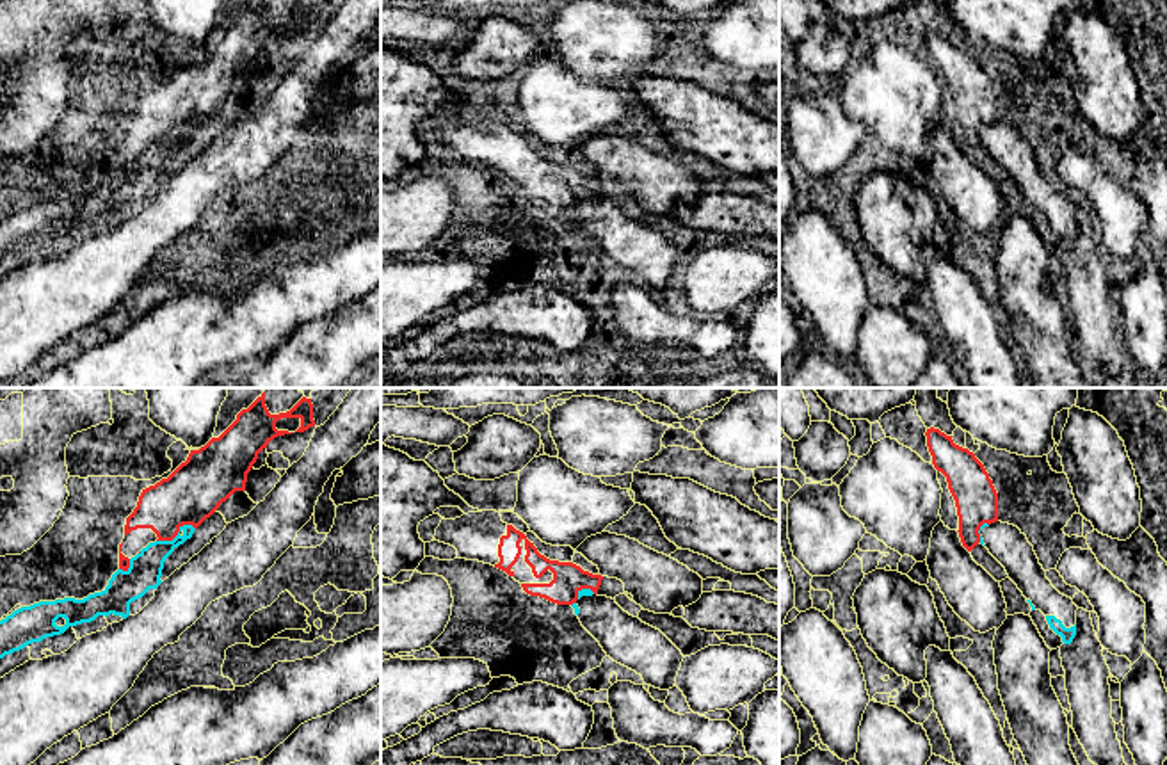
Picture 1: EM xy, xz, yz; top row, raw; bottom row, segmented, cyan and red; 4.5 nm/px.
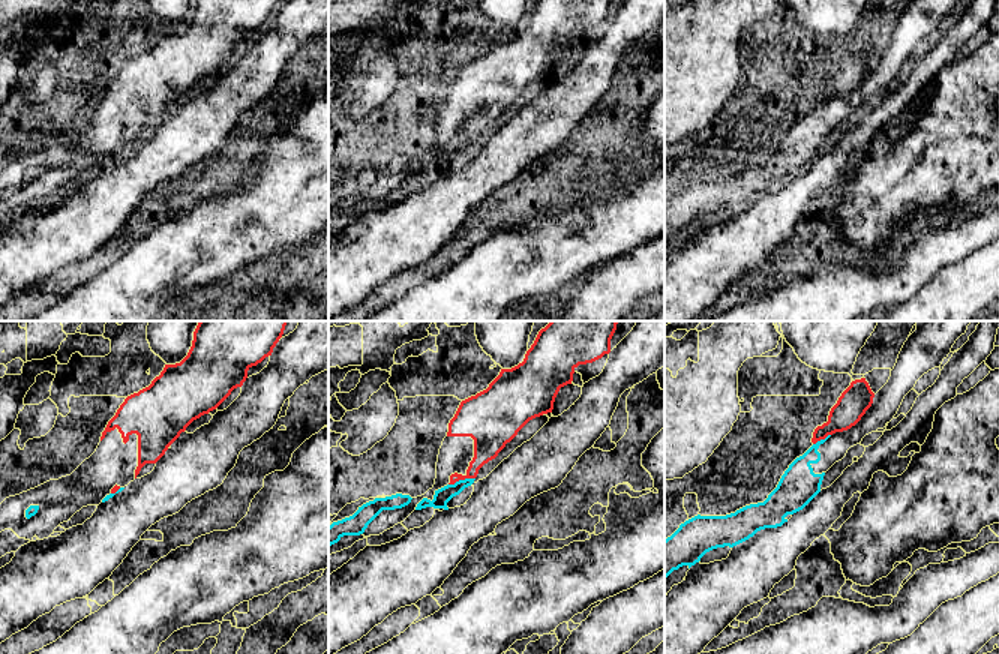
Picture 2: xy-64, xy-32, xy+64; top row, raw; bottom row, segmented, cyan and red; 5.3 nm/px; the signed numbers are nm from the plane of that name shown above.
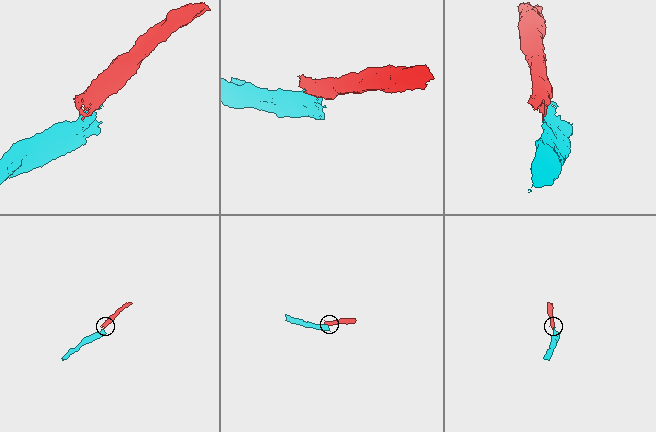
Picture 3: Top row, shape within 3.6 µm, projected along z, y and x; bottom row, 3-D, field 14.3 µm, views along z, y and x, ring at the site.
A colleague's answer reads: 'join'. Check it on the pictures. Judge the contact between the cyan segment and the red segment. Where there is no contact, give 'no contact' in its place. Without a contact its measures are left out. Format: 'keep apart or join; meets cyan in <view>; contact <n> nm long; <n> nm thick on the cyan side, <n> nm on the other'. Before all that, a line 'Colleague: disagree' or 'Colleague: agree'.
Colleague: disagree
keep apart; meets cyan in xy; contact 190 nm long; 150 nm thick on the cyan side, 260 nm on the other

